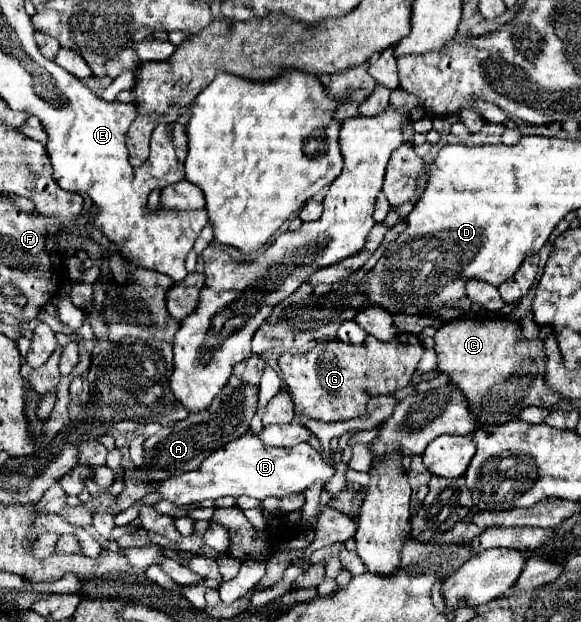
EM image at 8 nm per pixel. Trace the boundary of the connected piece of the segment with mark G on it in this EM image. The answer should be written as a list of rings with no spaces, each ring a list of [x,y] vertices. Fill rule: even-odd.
[[[367,335],[361,345],[351,345],[335,339],[329,341],[329,349],[317,345],[301,355],[283,353],[279,357],[279,367],[281,377],[293,395],[295,407],[303,413],[303,417],[335,423],[367,417],[367,401],[371,395],[389,395],[409,385],[421,355],[423,345],[415,335],[407,335],[407,343],[401,343],[397,339],[383,343],[372,335]]]

